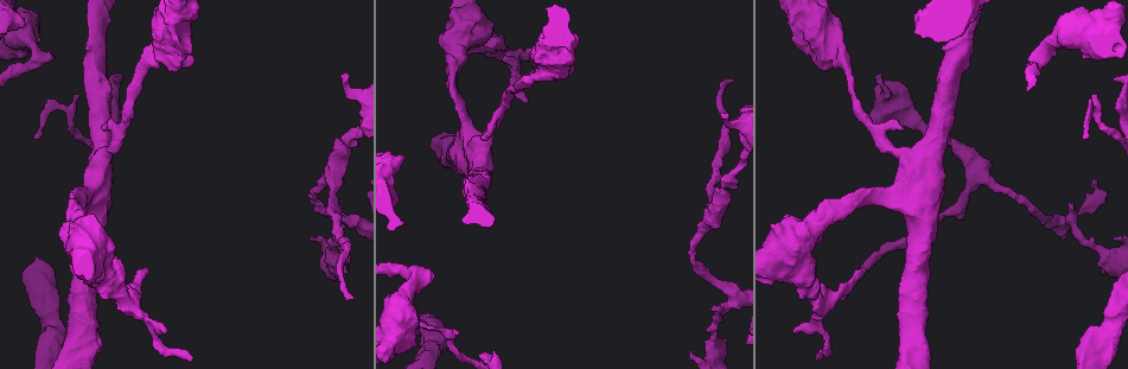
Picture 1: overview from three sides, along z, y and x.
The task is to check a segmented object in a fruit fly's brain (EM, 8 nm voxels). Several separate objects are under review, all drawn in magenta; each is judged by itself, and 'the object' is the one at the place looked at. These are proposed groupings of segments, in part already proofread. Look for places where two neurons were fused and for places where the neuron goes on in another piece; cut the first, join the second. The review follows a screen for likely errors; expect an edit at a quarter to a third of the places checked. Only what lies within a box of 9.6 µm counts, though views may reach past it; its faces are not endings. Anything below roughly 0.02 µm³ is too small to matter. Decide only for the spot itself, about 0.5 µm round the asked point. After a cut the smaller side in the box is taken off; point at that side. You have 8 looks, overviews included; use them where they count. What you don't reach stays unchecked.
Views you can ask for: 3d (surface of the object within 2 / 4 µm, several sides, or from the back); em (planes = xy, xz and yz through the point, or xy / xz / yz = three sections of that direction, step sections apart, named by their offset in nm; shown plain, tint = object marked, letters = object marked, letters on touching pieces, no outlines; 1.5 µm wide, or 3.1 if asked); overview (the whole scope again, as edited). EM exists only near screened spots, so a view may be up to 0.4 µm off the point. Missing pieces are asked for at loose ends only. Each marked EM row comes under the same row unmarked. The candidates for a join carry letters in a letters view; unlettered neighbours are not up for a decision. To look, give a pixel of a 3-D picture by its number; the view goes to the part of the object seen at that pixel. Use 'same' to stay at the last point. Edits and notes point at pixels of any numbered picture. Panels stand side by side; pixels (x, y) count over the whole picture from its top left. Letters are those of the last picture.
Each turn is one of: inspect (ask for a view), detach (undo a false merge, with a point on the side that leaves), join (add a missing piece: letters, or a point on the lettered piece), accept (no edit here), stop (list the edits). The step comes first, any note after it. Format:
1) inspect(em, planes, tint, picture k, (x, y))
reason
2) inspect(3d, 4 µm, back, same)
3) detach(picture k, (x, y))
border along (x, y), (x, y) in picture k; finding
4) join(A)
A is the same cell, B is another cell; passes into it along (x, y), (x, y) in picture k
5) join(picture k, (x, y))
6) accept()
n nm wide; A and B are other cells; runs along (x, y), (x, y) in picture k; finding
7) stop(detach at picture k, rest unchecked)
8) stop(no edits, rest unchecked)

inspect(em, 3.1 µm, yz, step 8, letters, picture 1, (526, 103))
free end

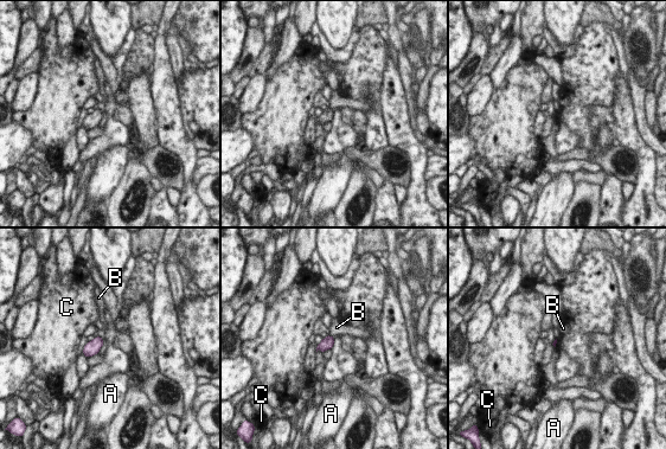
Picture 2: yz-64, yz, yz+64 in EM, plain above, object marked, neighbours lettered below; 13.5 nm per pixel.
inspect(em, 3.1 µm, planes, letters, same)

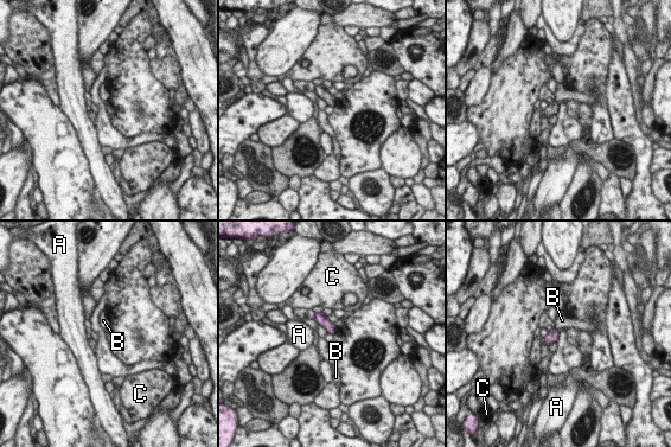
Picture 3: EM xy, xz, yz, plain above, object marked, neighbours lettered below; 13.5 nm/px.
accept()
A, B and C are other cells; border along (555, 327), (558, 331) in picture 3; none of them fits

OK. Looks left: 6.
inspect(em, xy, step 4, tint, picture 1, (37, 139))
thin end

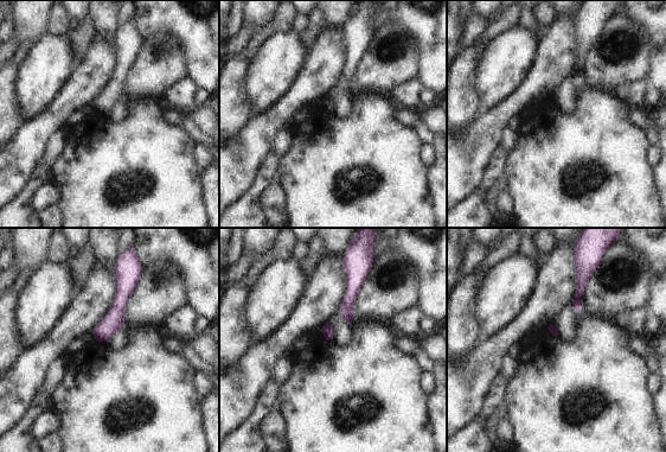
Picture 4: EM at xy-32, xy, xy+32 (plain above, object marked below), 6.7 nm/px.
inspect(em, xy, step 4, letters, same)
see the neighbours

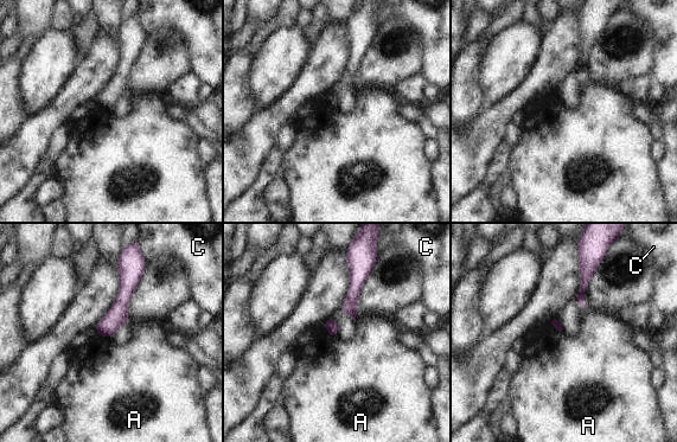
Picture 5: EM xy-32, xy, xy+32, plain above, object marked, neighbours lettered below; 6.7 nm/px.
accept()
A and C are other cells; border along (323, 327), (337, 337) in picture 5; none of them fits

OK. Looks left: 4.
inspect(em, yz, step 8, tint, picture 1, (736, 297))
abrupt turn

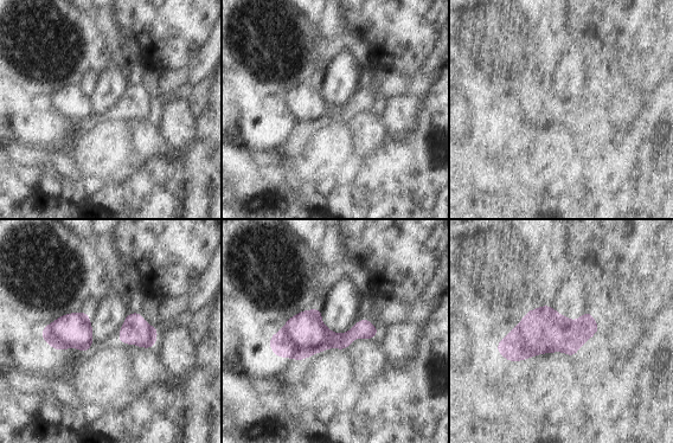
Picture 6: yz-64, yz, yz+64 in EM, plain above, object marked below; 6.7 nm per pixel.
inspect(em, planes, letters, same)

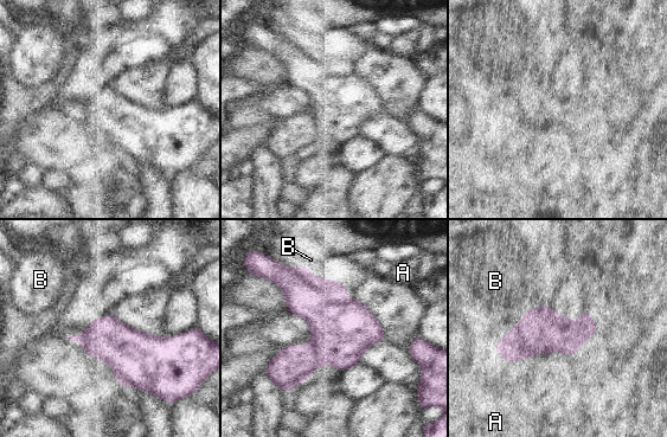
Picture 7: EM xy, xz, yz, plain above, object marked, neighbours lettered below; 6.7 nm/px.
detach(picture 7, (292, 365))
A and B are other cells; two neurons meet here

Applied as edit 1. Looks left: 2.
stop(detach at picture 7, rest unchecked)

